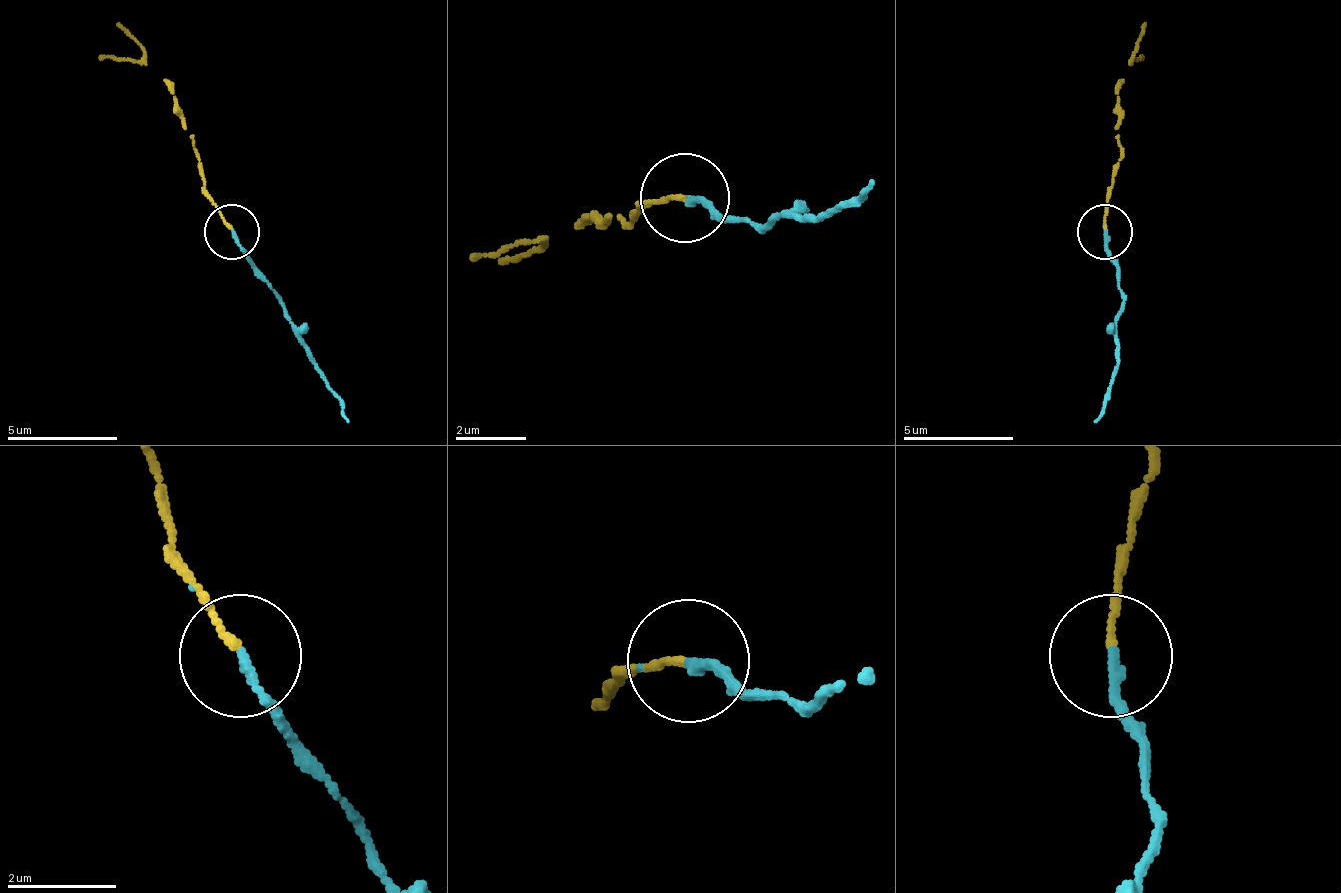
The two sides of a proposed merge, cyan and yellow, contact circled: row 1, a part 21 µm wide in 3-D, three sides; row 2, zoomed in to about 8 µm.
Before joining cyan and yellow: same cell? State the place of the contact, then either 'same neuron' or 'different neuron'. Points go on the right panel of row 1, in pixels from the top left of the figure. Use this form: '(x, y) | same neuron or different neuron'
(1104, 231) | same neuron

